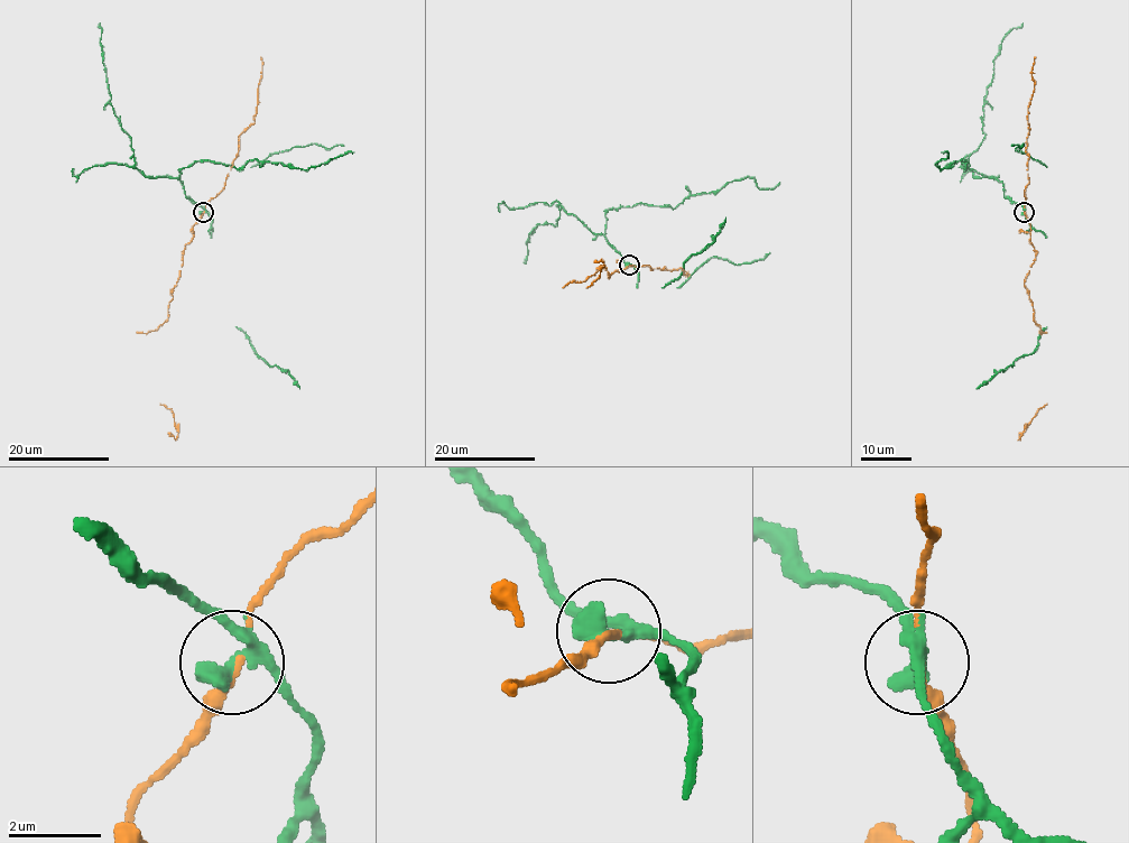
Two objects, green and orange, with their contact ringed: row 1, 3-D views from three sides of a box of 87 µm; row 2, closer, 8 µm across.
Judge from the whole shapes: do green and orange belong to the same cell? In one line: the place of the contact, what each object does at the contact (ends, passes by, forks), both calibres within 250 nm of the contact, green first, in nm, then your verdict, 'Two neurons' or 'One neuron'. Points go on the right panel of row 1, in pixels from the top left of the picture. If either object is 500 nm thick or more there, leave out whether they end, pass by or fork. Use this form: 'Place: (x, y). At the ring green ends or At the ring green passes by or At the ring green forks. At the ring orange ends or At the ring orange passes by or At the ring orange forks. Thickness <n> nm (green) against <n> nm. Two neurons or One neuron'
Place: (1024, 212). At the ring green passes by. At the ring orange passes by. Thickness 400 nm (green) against 120 nm. Two neurons

